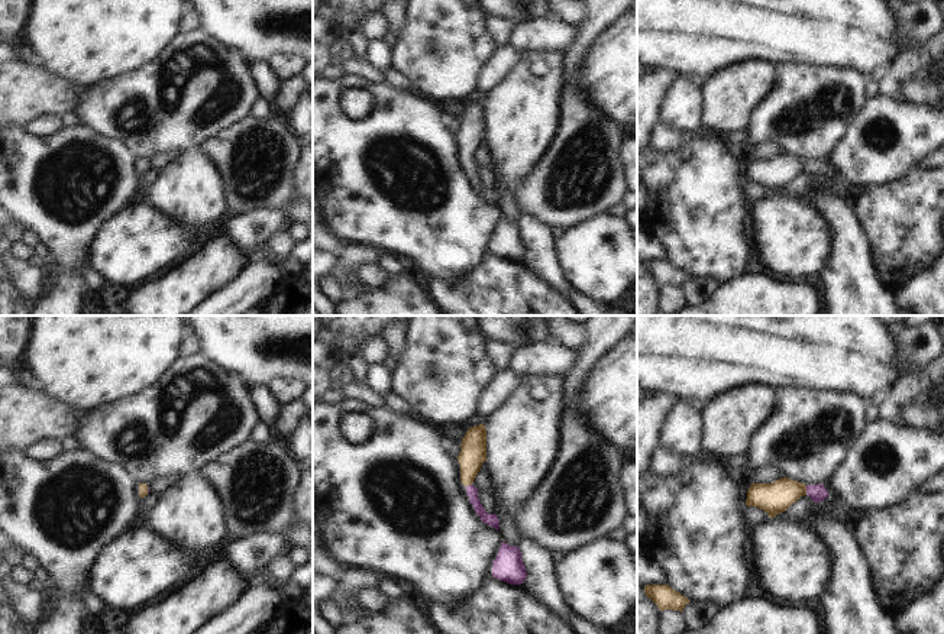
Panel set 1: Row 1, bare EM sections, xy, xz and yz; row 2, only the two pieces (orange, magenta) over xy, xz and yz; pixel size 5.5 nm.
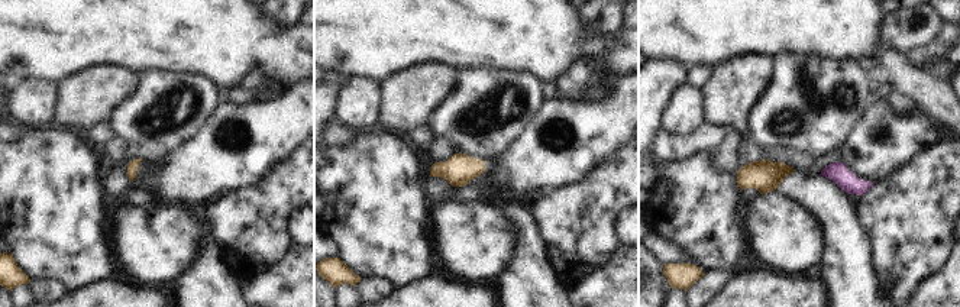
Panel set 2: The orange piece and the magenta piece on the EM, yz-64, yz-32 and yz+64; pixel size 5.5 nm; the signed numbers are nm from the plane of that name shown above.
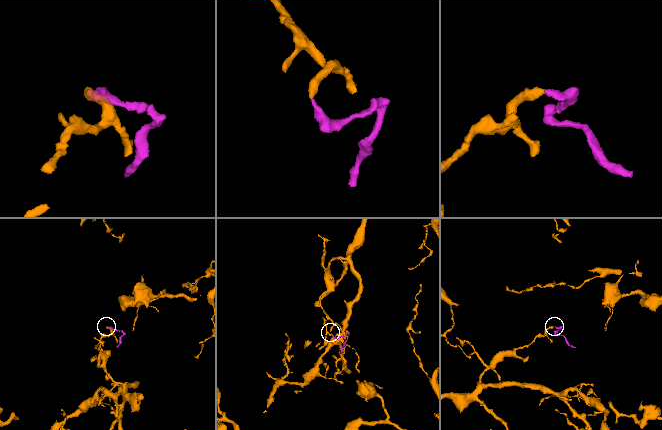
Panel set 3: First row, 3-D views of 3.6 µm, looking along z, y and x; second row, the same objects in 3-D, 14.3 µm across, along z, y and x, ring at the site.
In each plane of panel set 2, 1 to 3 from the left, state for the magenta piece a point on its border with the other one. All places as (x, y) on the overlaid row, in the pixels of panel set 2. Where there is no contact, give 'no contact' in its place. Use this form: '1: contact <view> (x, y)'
1: no contact
2: no contact
3: no contact

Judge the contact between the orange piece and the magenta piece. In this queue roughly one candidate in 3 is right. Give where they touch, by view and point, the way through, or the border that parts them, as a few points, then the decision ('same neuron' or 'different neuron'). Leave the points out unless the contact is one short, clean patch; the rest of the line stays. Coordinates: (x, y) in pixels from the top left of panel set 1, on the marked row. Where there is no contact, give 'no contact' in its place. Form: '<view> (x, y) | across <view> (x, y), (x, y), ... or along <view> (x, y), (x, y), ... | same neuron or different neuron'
yz (805, 489) | across yz (773, 498), (785, 491), (805, 489), (817, 492) | same neuron

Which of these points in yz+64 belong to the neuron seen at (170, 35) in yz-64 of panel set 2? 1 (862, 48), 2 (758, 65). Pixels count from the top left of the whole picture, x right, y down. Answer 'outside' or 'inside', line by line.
1: inside
2: outside

